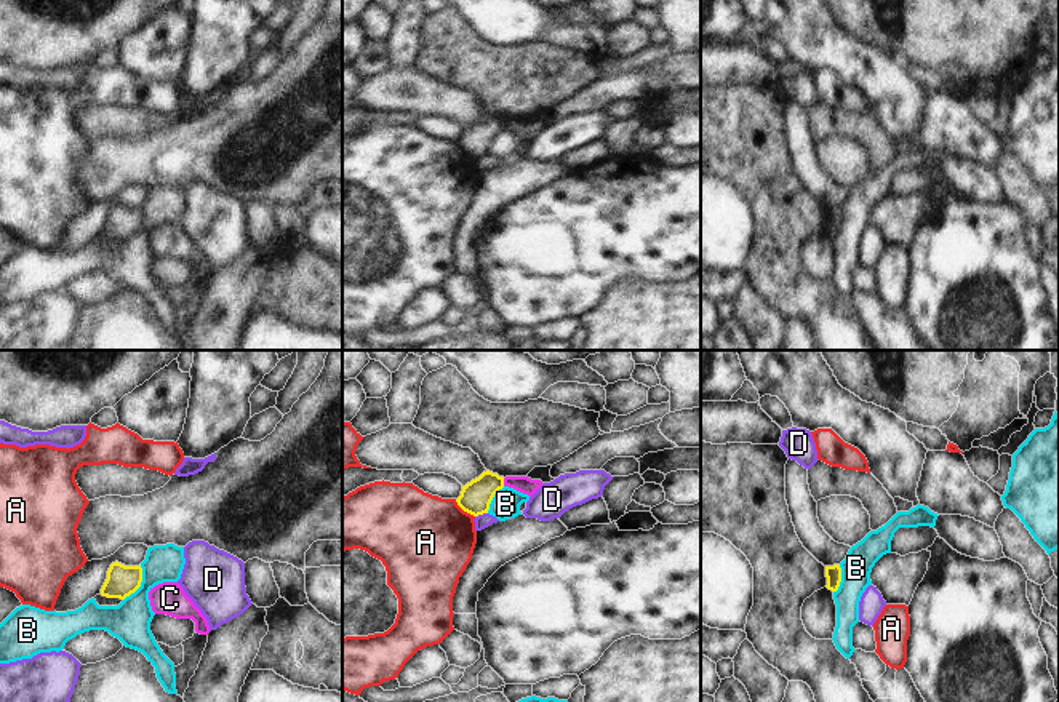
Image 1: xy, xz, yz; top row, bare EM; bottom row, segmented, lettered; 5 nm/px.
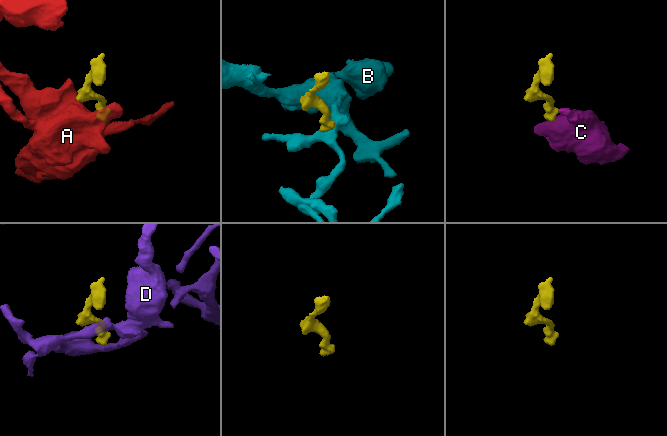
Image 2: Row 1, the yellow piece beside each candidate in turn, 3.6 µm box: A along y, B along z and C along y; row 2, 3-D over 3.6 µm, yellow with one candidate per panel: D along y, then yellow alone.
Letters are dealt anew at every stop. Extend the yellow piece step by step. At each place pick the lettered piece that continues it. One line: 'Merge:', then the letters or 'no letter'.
Merge: no letter

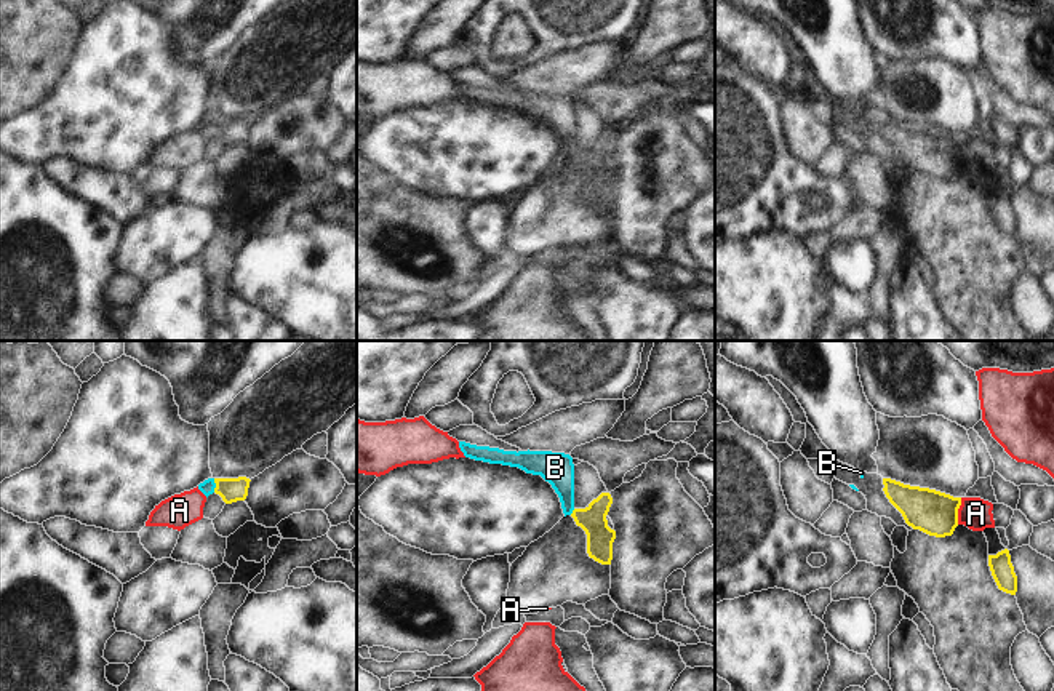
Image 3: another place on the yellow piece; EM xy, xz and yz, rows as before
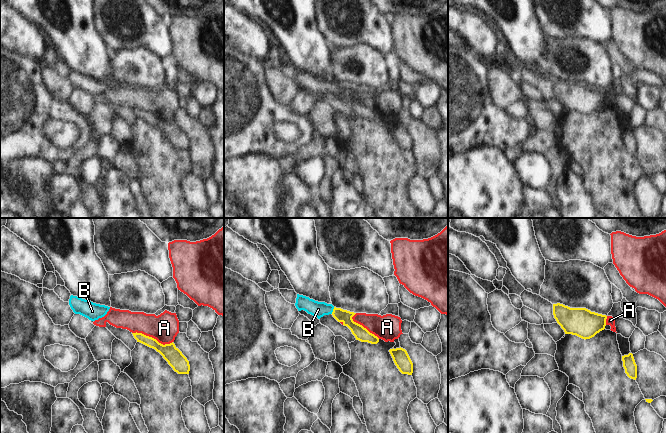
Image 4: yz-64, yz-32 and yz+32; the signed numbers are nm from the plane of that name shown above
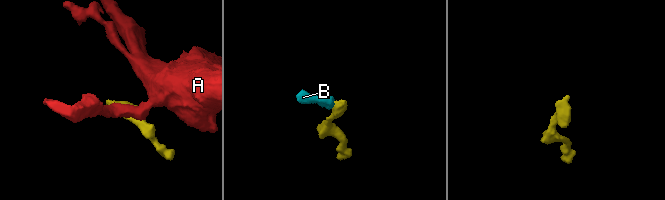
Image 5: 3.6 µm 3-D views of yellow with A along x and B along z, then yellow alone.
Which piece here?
Merge: B

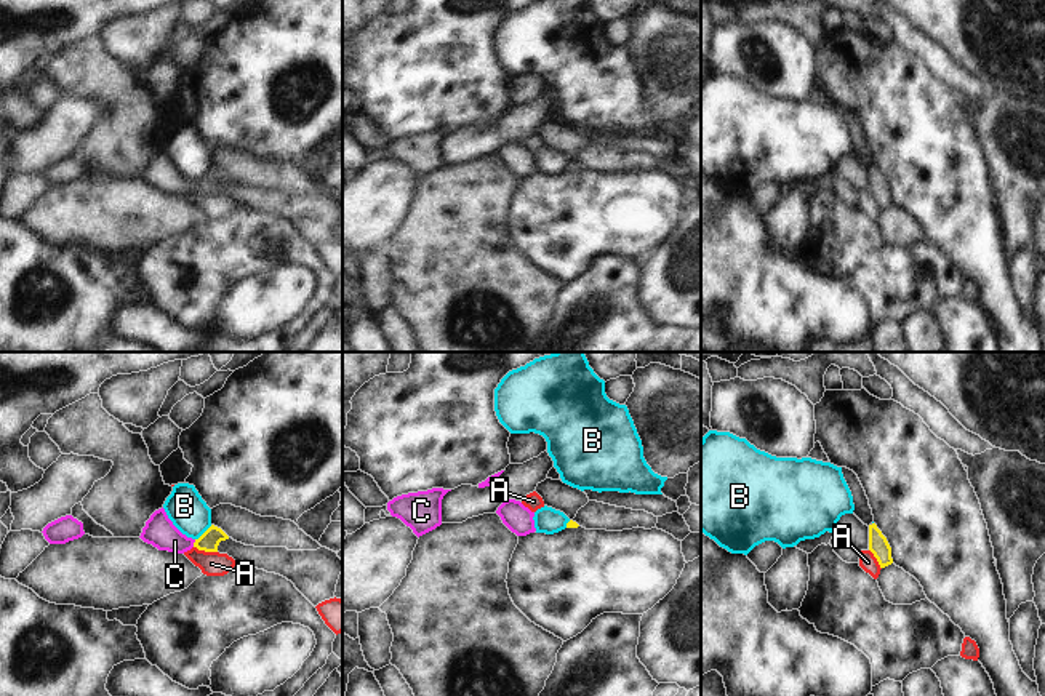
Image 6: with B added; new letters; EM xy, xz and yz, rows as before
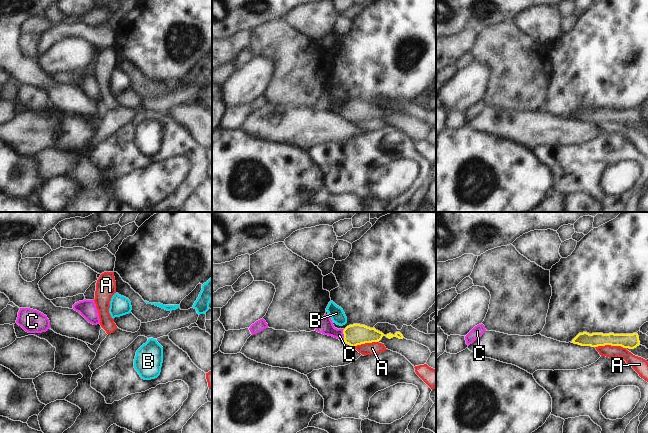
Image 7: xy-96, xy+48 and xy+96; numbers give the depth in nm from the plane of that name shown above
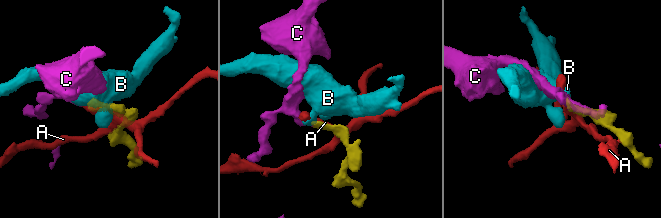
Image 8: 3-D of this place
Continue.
Merge: C

